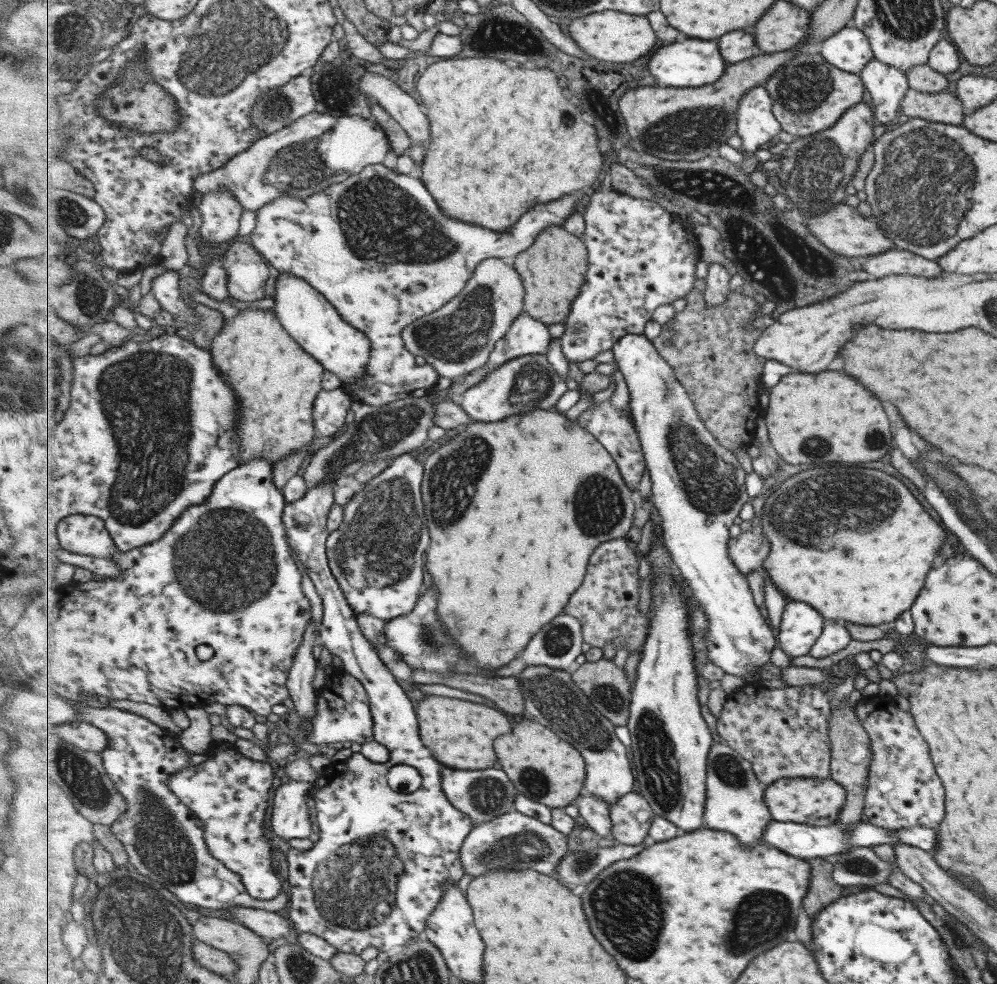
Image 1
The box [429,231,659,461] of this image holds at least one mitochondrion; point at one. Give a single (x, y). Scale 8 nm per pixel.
(536, 381)

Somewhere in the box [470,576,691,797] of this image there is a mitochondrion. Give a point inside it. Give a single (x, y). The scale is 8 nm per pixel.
(555, 698)

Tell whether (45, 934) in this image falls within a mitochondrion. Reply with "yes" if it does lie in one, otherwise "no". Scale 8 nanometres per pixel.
no

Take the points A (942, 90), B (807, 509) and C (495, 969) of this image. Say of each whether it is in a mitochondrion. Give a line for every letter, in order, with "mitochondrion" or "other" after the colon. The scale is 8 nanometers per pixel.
A: other
B: mitochondrion
C: other

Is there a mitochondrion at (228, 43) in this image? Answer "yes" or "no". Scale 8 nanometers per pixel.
yes

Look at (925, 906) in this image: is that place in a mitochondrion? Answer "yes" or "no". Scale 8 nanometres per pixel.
no

